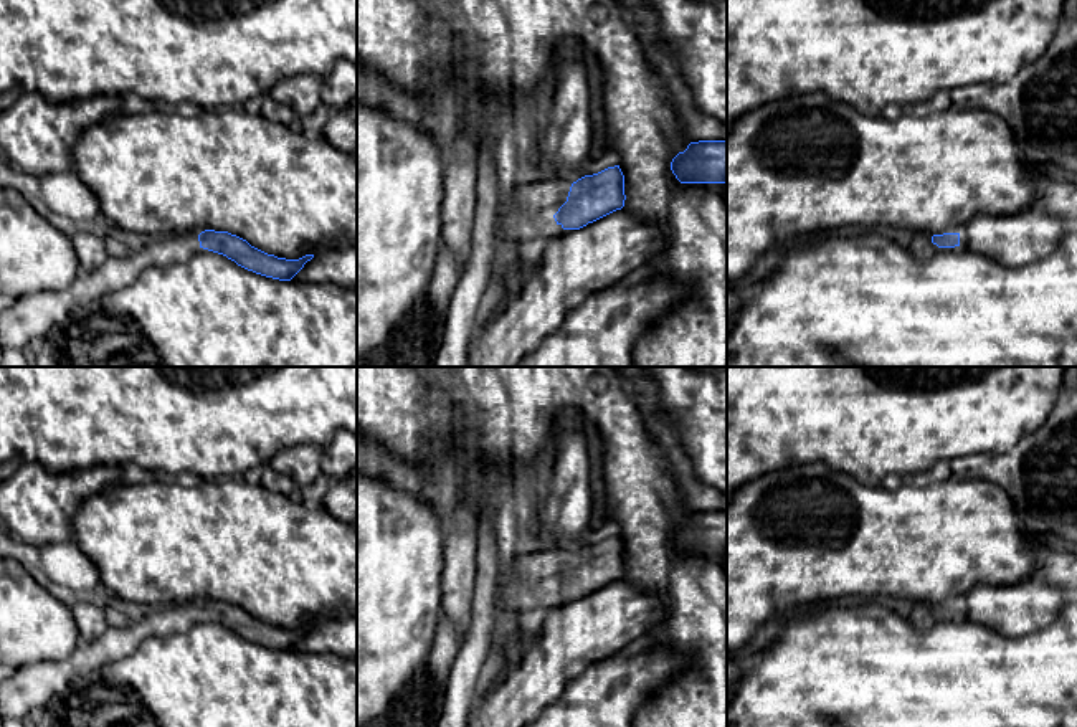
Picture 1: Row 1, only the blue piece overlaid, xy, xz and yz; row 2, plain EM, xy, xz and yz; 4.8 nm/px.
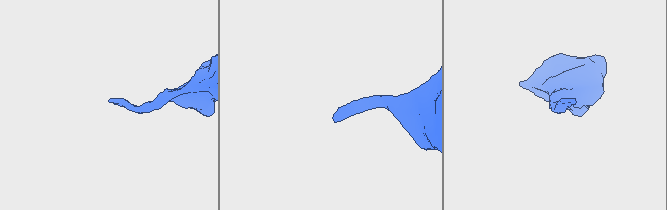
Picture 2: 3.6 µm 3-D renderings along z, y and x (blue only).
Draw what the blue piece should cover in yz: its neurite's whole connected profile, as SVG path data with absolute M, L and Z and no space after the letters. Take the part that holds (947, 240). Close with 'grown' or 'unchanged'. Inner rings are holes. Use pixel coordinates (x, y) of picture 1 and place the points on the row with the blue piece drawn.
M915 233L909 251L917 259L930 259L940 248L960 246L960 233L927 235Z; grown

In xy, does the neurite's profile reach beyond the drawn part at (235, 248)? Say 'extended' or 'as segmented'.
extended

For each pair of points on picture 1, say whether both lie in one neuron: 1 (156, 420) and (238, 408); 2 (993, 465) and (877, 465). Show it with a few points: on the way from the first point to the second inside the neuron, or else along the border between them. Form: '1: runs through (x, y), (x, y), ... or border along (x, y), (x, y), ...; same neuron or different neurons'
1: runs through (175, 408), (218, 408); same neuron
2: border along (988, 451), (958, 455), (950, 461); different neurons

